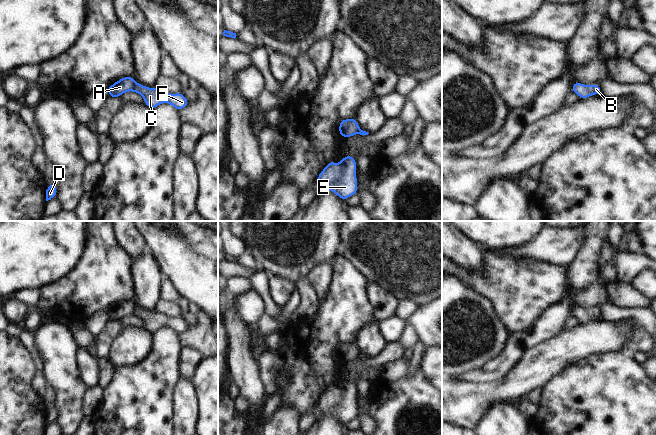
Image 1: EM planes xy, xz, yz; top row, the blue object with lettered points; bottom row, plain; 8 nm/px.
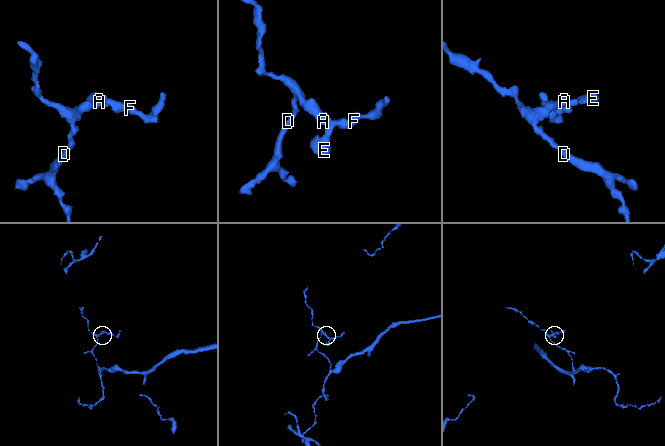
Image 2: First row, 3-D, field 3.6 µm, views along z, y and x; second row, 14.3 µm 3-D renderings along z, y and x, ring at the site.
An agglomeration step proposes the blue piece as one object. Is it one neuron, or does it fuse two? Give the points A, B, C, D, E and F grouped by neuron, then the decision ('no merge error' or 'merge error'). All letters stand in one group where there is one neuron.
A D / B C E F | merge error

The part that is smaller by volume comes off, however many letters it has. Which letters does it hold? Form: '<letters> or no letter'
B, C, E, F

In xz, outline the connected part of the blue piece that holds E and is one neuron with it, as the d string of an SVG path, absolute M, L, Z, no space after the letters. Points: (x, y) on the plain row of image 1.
M350 378L343 381L336 389L331 384L319 397L317 406L323 414L334 416L340 423L346 424L357 418L358 405L356 401L357 387Z

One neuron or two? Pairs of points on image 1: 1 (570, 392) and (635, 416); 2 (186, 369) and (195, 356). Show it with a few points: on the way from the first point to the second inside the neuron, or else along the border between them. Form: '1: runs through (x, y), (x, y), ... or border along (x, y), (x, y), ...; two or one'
1: runs through (586, 401), (596, 411), (605, 415), (619, 416); one
2: runs through (187, 366), (192, 359); one

